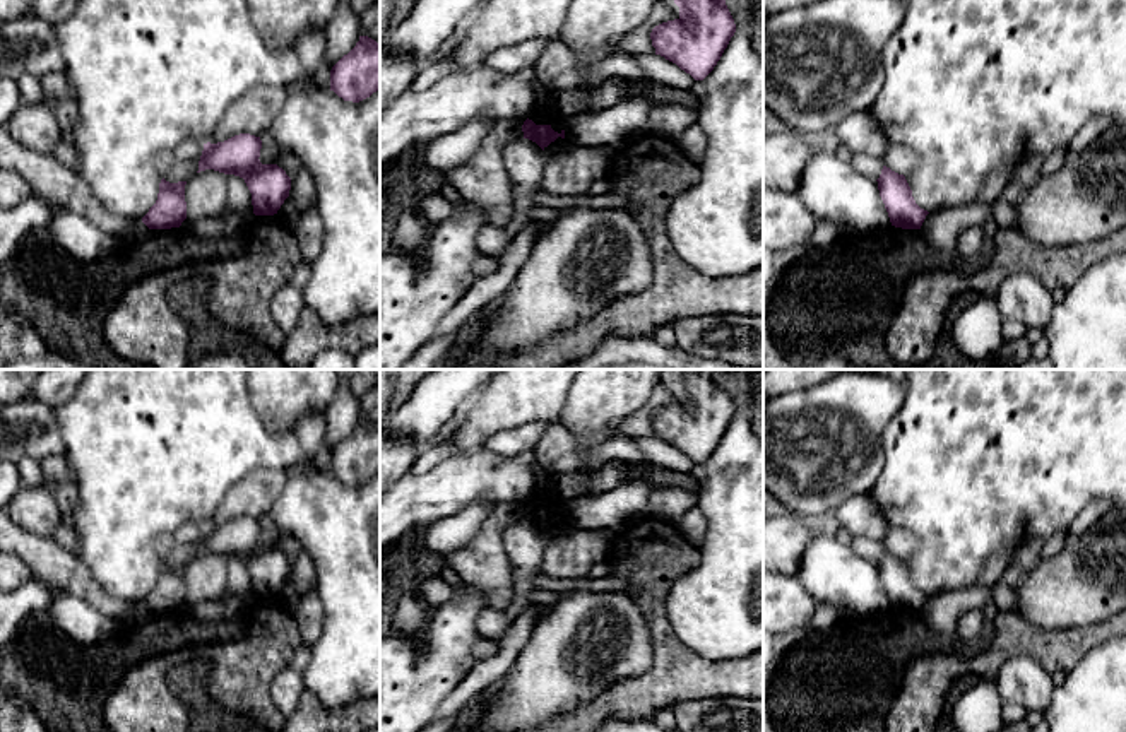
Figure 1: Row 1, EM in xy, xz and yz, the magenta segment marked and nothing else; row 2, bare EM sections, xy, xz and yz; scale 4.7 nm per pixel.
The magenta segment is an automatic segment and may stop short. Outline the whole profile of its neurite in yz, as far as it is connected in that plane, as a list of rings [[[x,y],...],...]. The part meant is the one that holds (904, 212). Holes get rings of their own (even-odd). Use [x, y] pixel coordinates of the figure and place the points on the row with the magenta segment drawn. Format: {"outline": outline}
{"outline": [[[883,166],[876,181],[892,226],[902,229],[921,229],[929,212],[916,204],[905,176]]]}

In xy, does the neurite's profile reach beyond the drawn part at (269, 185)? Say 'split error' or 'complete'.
complete

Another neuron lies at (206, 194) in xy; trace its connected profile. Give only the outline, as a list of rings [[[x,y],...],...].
[[[205,169],[185,185],[187,219],[216,217],[228,210],[228,174]]]

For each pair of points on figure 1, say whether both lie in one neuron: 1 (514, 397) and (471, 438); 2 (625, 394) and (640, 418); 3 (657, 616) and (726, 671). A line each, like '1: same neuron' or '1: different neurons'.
1: same neuron
2: different neurons
3: same neuron

